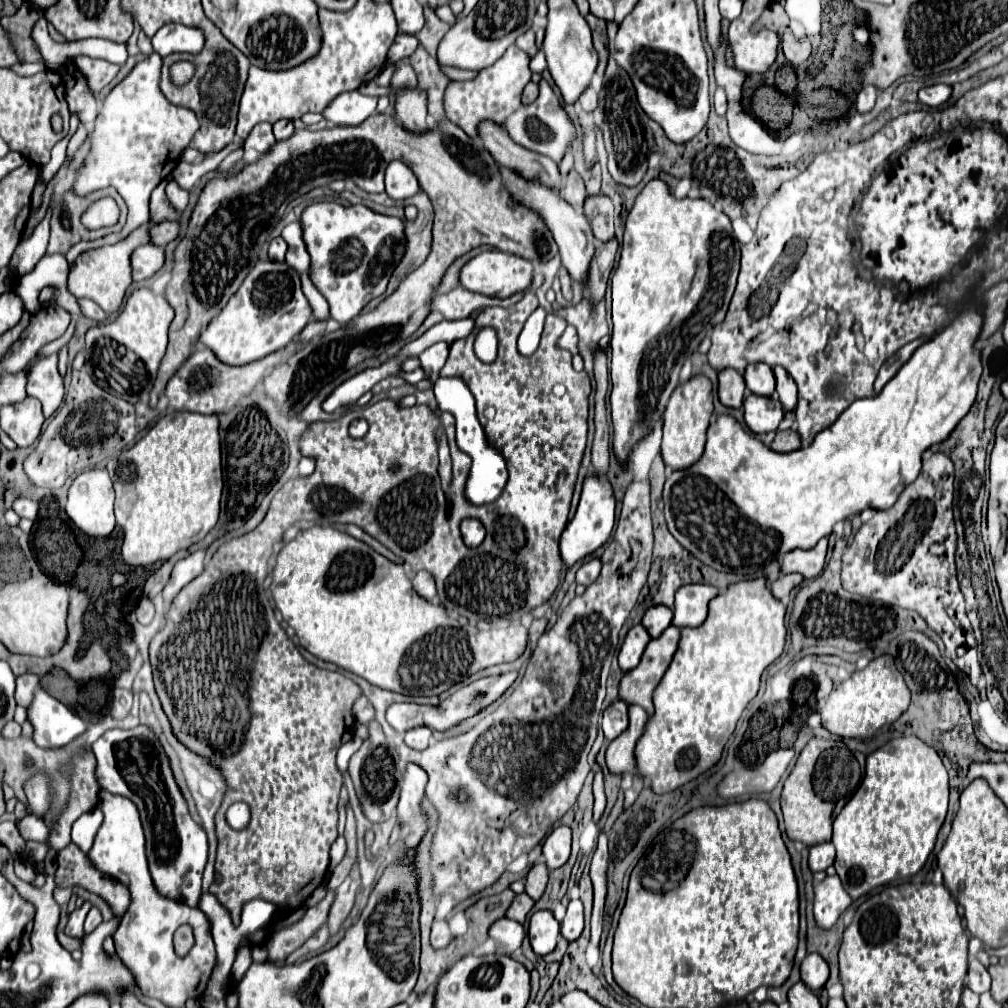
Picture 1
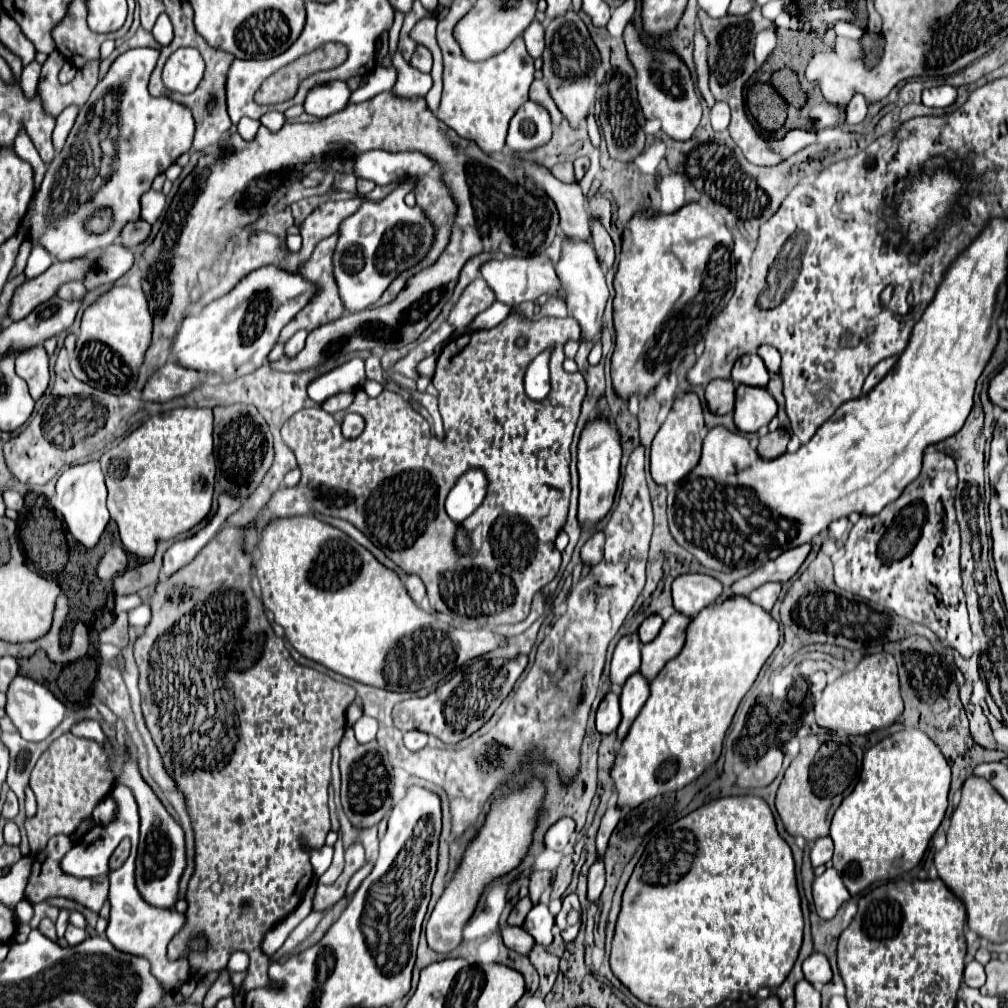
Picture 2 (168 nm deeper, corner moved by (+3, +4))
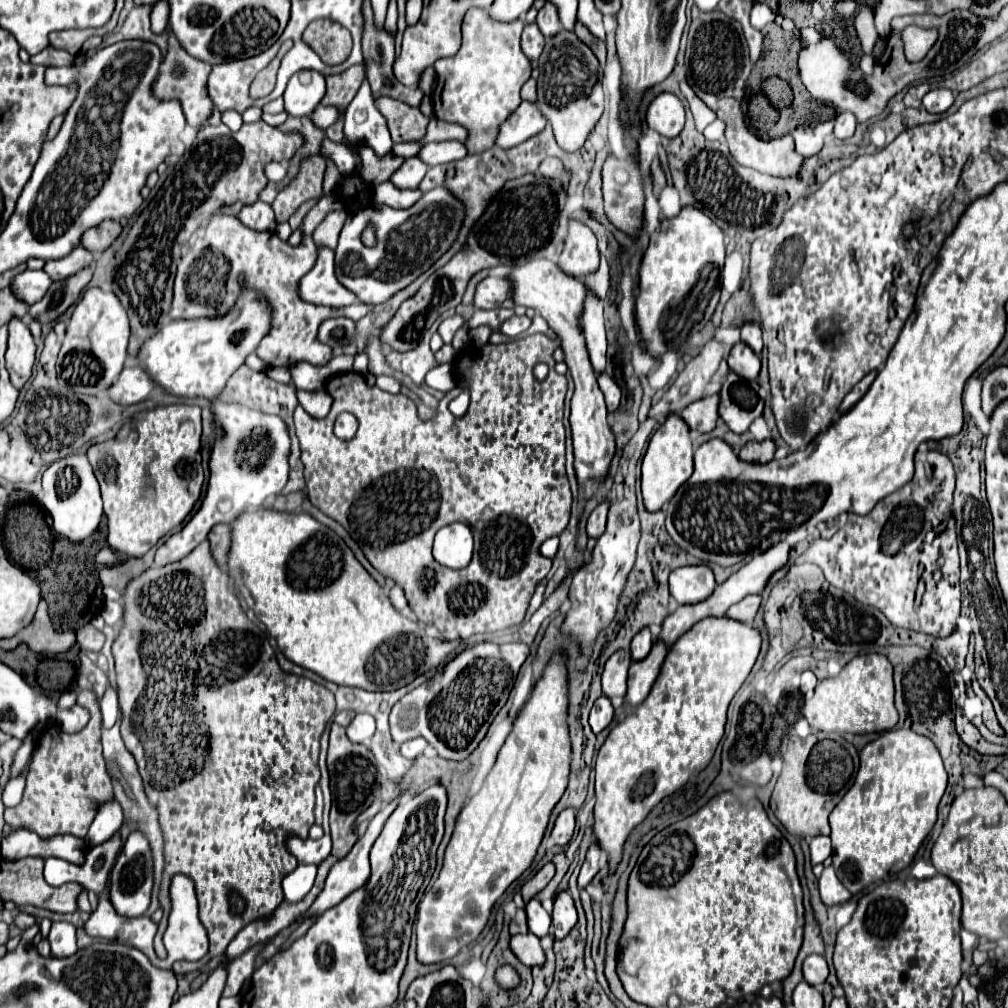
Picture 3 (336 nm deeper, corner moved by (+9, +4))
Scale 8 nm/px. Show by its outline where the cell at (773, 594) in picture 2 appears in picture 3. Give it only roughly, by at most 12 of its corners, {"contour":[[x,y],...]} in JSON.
{"contour":[[746,596],[730,606],[726,616],[750,626],[760,596]]}

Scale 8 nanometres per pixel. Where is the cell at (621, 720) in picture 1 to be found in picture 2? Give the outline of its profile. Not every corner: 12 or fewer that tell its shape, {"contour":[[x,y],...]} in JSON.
{"contour":[[608,692],[596,712],[596,728],[610,734],[620,724],[618,696]]}

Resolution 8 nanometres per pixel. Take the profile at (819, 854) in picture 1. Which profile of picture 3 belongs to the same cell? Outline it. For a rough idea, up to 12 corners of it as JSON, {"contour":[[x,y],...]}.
{"contour":[[828,836],[812,838],[812,864],[824,862],[832,854]]}

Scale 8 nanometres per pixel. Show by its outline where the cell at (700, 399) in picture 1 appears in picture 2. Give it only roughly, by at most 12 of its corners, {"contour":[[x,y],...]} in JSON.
{"contour":[[696,392],[674,400],[650,454],[656,484],[682,480],[700,460]]}

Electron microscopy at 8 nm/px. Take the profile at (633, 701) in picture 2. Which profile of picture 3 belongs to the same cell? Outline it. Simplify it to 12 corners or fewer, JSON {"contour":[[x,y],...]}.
{"contour":[[654,640],[650,654],[632,662],[626,702],[638,706],[660,674],[668,646]]}

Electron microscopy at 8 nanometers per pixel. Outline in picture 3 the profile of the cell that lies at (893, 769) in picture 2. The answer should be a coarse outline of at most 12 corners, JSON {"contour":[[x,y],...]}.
{"contour":[[934,742],[862,748],[830,814],[852,894],[904,870],[948,776]]}

